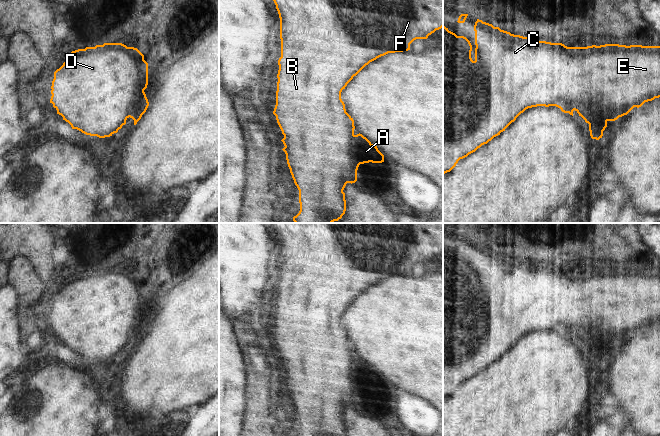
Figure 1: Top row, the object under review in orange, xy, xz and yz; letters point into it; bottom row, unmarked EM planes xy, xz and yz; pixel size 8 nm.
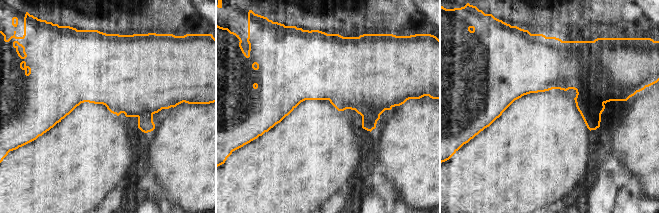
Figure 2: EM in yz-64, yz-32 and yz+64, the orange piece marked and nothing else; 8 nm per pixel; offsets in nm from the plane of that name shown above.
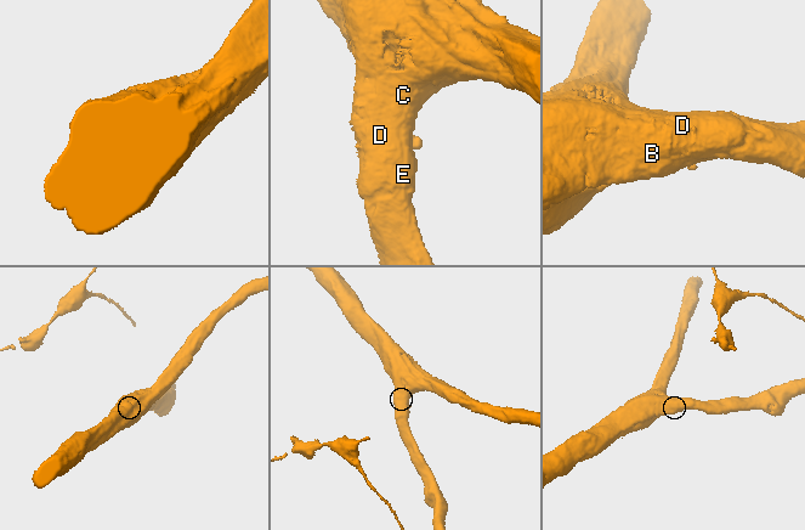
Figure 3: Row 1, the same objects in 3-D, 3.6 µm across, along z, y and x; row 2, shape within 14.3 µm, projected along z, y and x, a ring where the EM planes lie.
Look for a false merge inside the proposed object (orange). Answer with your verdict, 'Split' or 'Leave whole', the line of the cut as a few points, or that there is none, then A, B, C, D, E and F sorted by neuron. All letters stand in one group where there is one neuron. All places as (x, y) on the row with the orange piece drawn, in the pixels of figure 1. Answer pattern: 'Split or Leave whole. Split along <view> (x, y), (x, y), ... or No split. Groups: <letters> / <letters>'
Leave whole. No split. Groups: A B C D E F

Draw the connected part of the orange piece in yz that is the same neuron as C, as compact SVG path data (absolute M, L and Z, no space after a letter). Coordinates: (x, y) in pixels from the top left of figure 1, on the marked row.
M477 19L475 60L472 45L443 26L443 175L460 159L475 152L516 120L526 109L556 106L573 116L575 110L589 124L590 136L599 140L608 121L627 115L634 107L660 97L660 46L605 44L567 47L562 43L535 41L514 35Z

